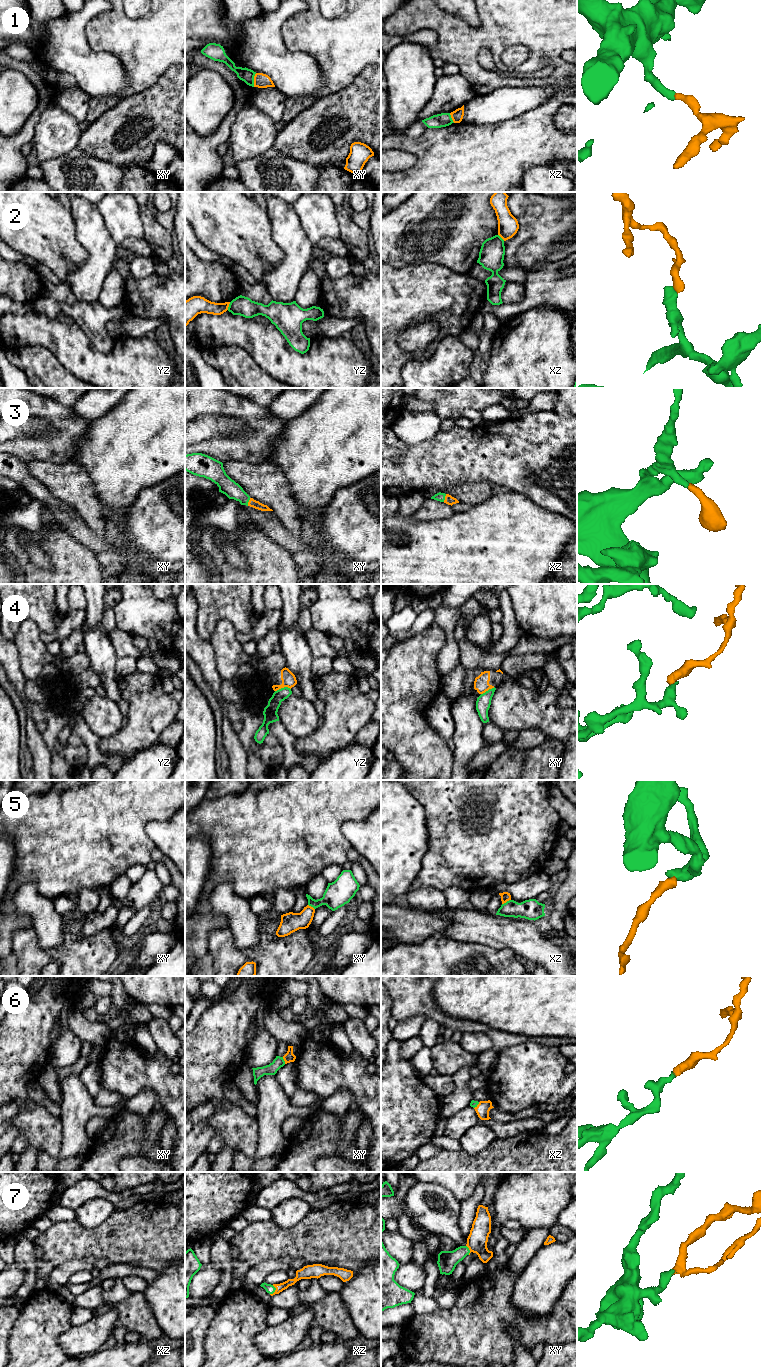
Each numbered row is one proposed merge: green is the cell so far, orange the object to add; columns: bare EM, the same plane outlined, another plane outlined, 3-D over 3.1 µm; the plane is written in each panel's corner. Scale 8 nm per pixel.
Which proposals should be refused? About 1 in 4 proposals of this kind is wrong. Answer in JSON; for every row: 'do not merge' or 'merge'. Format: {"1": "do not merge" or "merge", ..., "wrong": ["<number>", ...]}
{"1": "merge", "2": "do not merge", "3": "merge", "4": "do not merge", "5": "do not merge", "6": "merge", "7": "merge", "wrong": ["2", "4", "5"]}

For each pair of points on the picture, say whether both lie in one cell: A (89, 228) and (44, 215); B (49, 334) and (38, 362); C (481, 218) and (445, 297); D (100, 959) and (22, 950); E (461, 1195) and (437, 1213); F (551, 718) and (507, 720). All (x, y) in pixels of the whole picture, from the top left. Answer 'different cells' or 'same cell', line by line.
A: different cells
B: different cells
C: different cells
D: same cell
E: different cells
F: same cell

